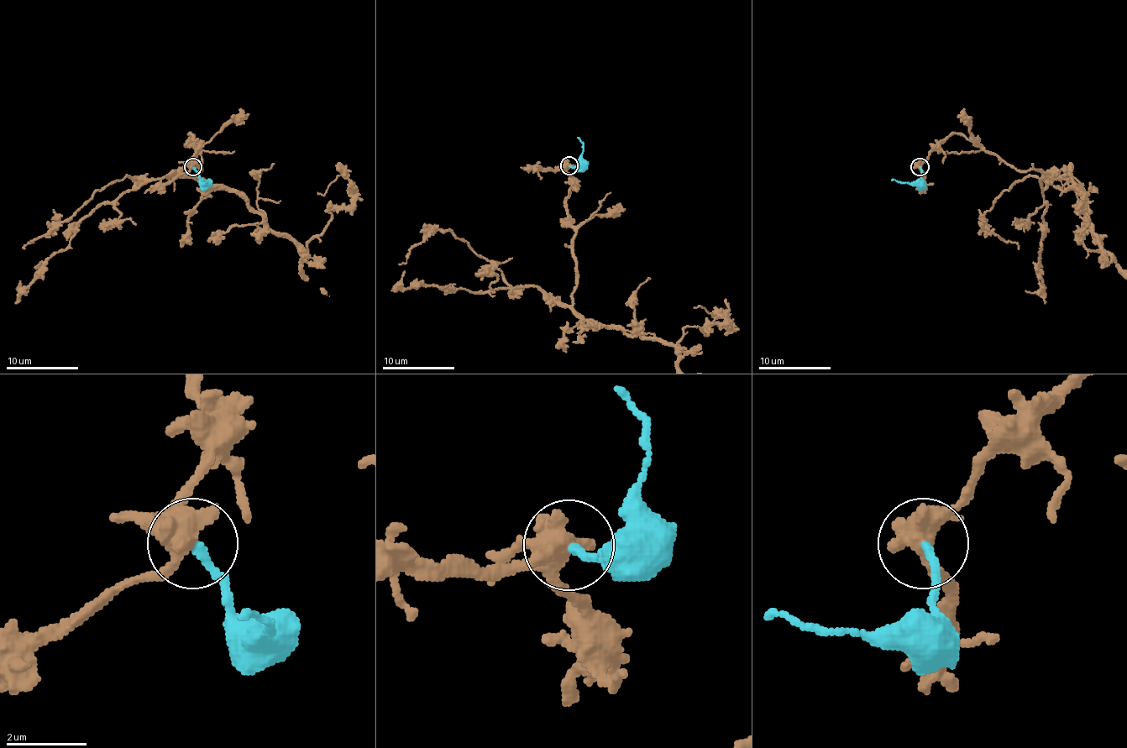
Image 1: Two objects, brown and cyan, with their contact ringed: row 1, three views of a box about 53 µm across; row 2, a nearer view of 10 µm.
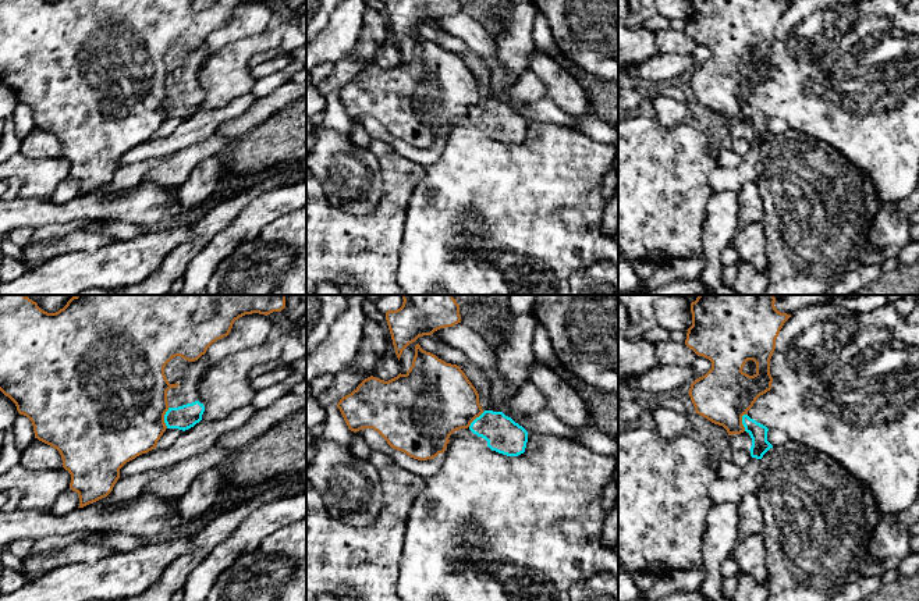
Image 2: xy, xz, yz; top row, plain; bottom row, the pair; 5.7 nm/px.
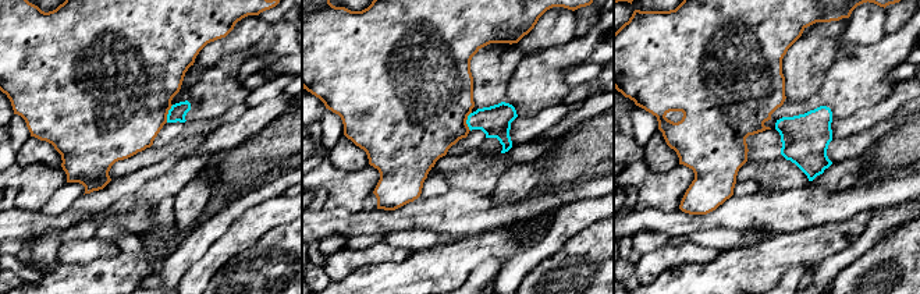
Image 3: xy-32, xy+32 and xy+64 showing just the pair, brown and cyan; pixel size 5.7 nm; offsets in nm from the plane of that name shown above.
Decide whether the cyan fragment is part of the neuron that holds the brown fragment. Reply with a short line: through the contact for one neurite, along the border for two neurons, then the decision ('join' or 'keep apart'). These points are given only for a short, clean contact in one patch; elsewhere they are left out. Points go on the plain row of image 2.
line xy (169, 95), (165, 103), (166, 116); keep apart

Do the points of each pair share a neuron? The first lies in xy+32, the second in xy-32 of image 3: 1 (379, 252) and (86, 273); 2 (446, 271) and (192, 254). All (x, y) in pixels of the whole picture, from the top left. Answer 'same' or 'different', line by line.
1: different
2: different

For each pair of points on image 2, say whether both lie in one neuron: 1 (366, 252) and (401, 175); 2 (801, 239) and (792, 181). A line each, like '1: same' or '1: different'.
1: same
2: same

